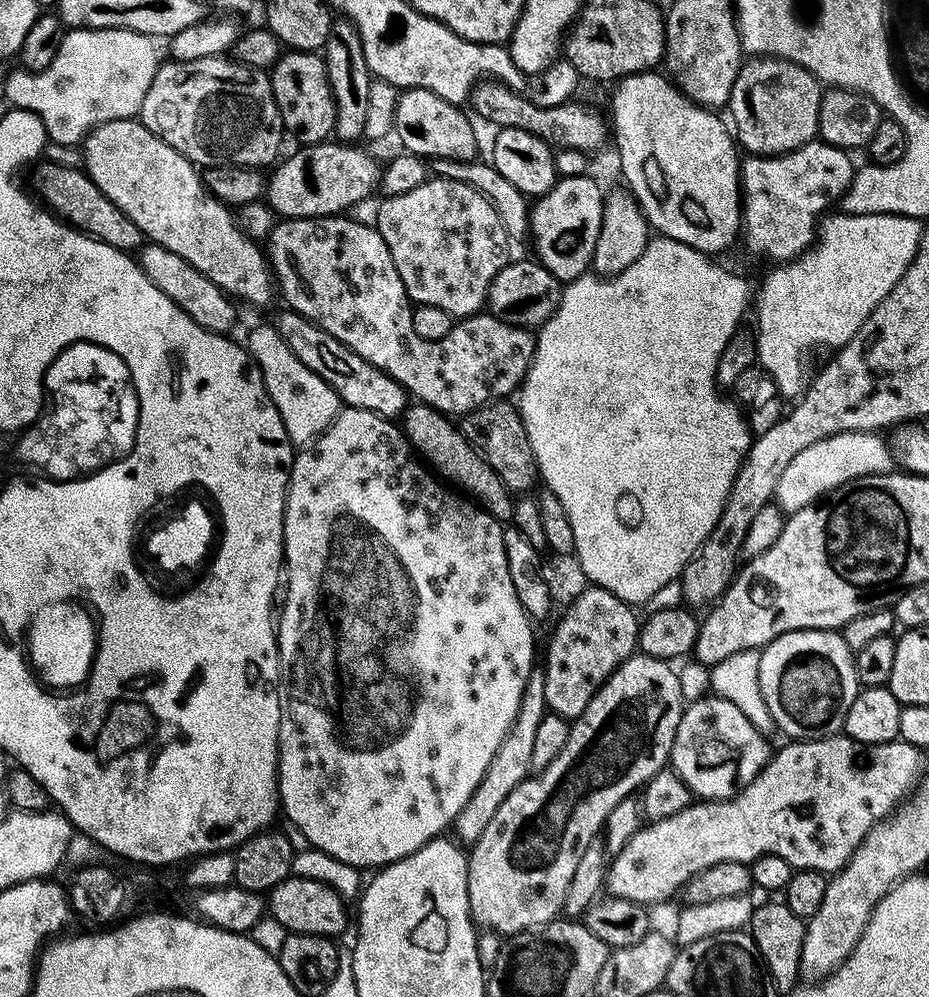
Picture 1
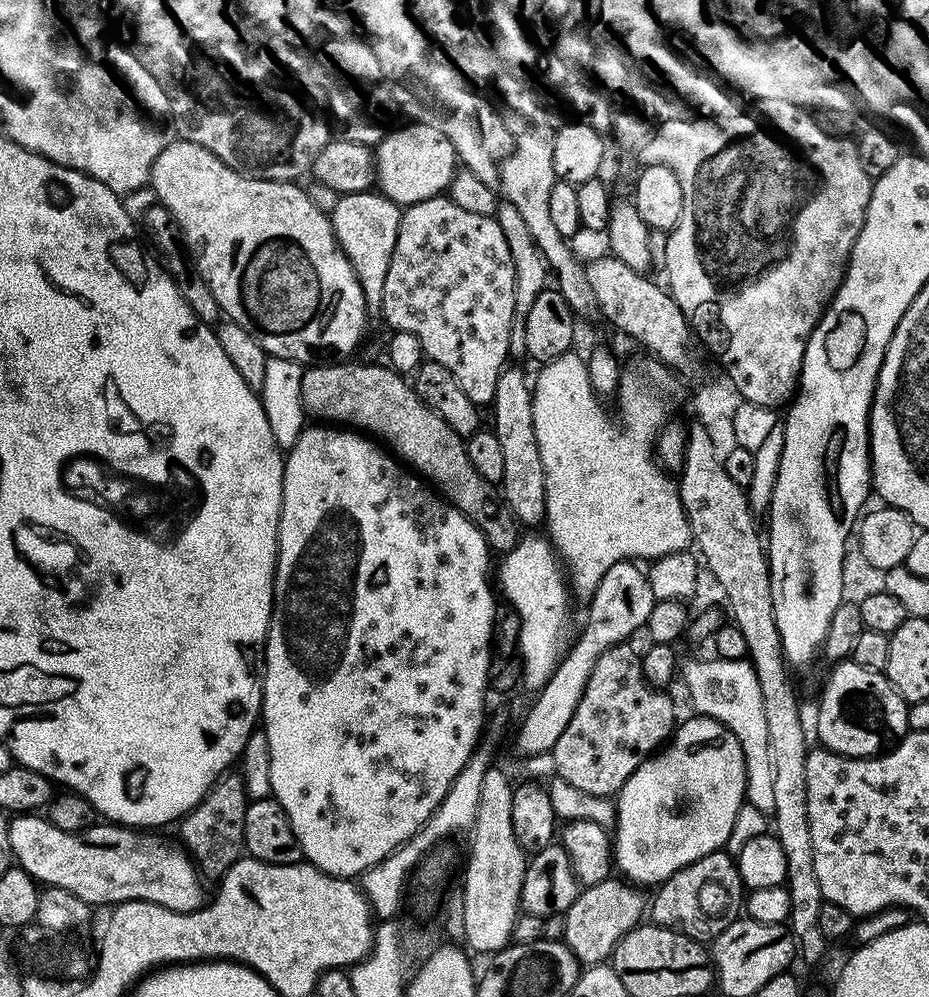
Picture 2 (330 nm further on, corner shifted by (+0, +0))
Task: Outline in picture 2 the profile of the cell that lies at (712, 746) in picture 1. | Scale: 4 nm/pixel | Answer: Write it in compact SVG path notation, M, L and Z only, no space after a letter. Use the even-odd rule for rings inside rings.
M692 714L683 724L675 729L667 747L637 766L615 797L614 868L636 886L659 886L690 862L723 849L736 828L740 807L746 804L746 762L738 738L709 716Z

